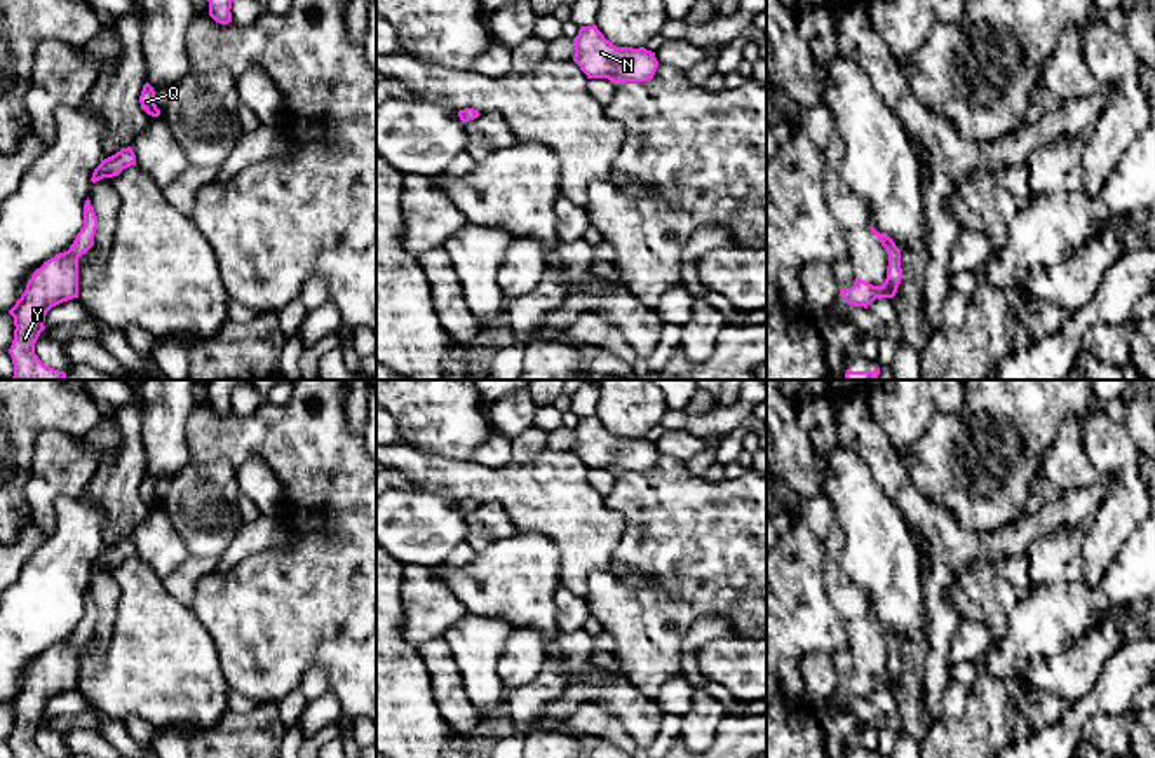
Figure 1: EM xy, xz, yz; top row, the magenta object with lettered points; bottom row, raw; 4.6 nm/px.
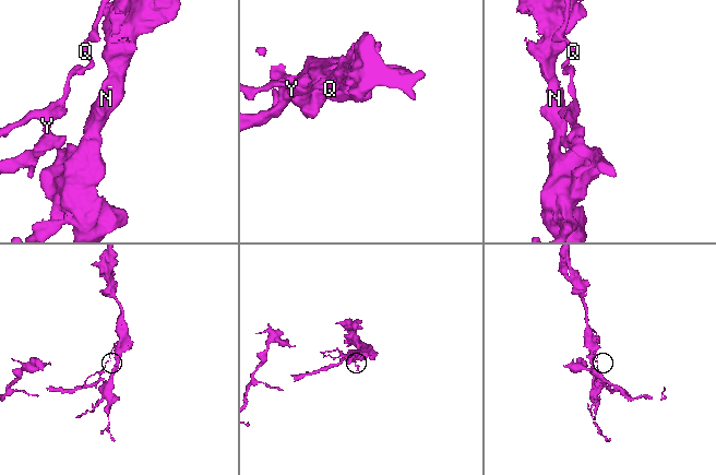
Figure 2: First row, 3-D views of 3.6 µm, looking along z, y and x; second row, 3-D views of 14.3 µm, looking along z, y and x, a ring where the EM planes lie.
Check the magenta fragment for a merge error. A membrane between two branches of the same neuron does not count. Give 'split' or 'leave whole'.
split

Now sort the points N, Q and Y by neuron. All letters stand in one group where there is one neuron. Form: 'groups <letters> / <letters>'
groups N Q / Y

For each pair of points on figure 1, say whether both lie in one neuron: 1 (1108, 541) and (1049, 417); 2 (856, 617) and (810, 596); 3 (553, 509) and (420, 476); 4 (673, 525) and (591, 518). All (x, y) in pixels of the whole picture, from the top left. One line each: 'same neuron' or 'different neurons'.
1: different neurons
2: different neurons
3: same neuron
4: different neurons

